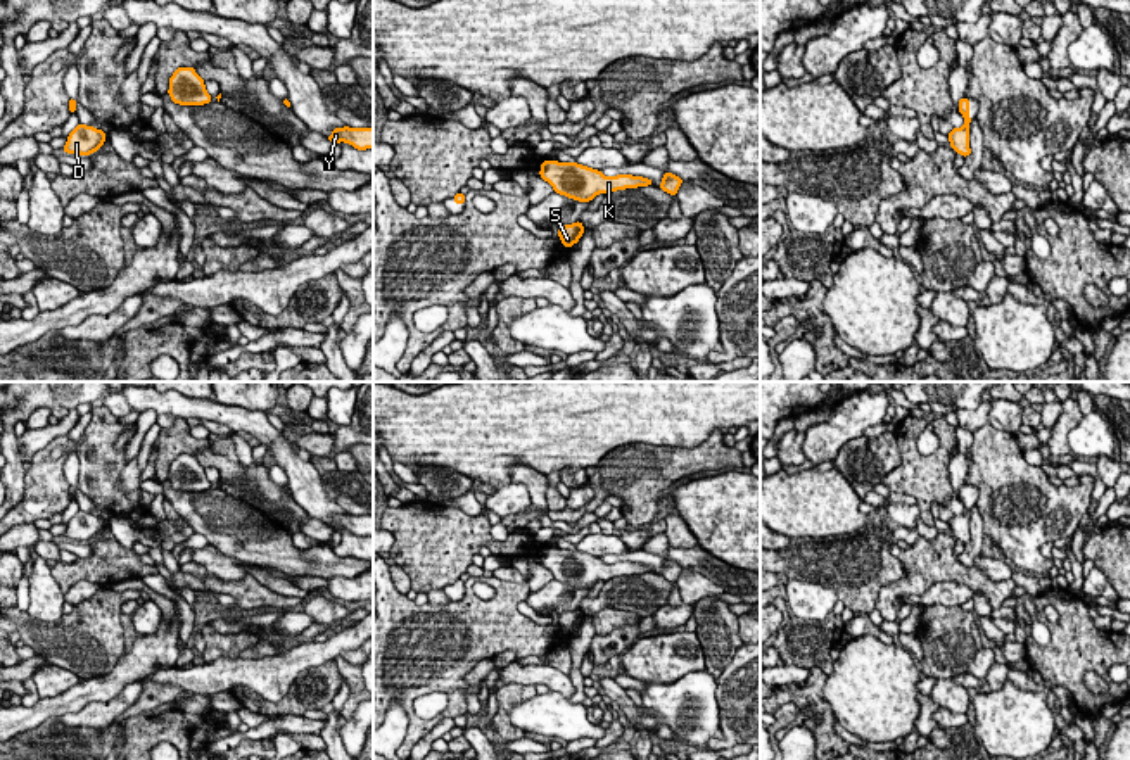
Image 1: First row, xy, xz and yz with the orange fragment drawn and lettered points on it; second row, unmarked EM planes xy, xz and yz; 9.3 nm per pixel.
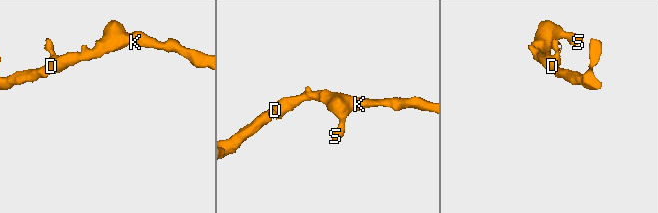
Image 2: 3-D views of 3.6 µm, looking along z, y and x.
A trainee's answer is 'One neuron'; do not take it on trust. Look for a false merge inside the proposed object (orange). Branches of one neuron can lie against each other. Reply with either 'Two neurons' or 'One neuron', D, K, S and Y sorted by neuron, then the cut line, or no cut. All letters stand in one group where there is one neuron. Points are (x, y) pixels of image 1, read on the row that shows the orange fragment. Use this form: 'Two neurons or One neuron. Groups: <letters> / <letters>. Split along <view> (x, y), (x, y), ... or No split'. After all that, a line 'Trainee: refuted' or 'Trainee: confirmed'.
One neuron. Groups: D K S Y. No split
Trainee: confirmed

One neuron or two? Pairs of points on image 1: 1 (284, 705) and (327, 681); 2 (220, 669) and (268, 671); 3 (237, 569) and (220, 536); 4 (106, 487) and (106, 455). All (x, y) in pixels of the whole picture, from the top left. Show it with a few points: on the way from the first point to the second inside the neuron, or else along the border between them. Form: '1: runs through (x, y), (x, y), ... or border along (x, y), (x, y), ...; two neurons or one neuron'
1: runs through (294, 702), (317, 686); one neuron
2: runs through (232, 671), (256, 671); one neuron
3: border along (209, 543), (247, 565); two neurons
4: runs through (101, 479), (101, 463); one neuron

